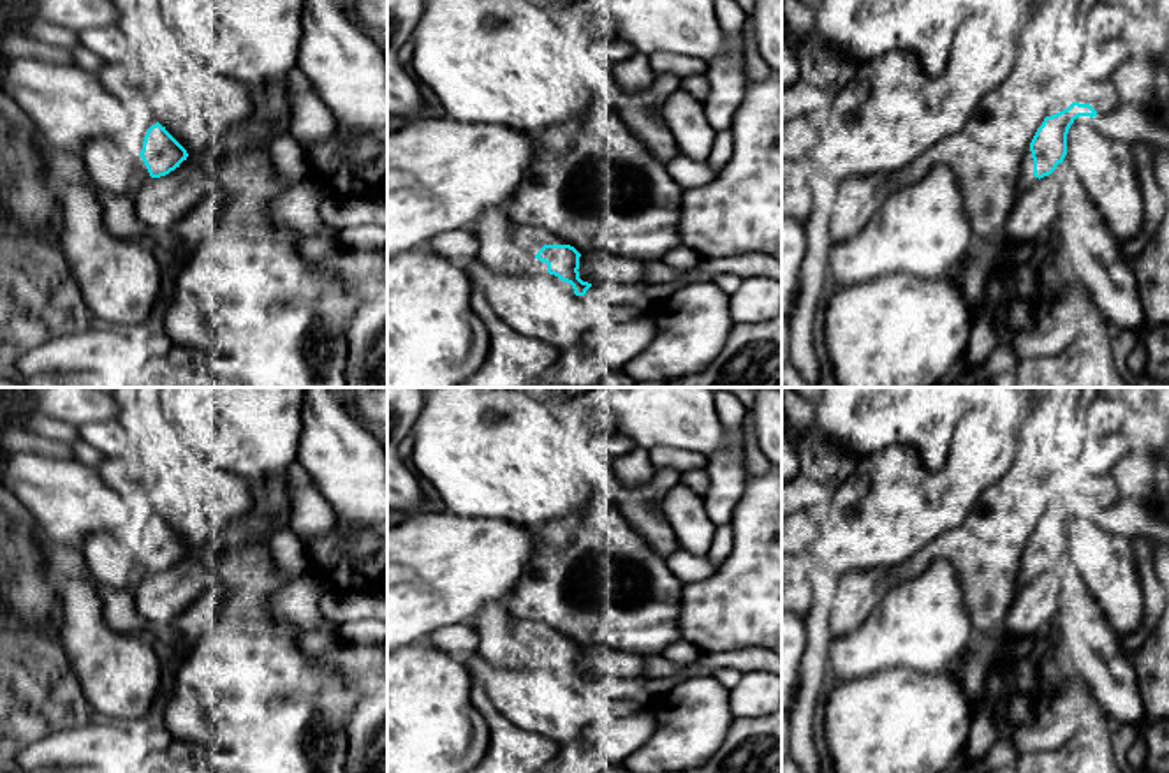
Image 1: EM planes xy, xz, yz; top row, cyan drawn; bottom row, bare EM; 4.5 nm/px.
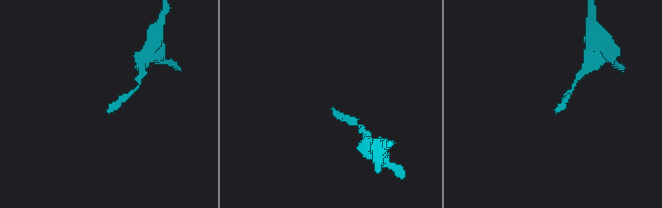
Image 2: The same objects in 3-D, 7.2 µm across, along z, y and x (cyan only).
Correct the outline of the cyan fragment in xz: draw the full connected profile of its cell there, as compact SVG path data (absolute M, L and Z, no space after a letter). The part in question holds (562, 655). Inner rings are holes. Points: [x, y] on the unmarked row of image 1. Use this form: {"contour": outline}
{"contour": "M512 622L514 636L530 646L532 652L548 659L548 667L572 680L576 690L584 690L592 678L579 673L581 648L570 639L549 639L549 629L530 622Z"}

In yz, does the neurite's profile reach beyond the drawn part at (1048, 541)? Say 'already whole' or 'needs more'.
needs more

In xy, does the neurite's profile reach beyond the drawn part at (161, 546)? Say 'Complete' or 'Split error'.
Split error

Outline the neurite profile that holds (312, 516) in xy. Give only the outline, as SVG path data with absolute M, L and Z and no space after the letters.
M294 460L287 470L290 490L289 526L303 539L320 539L336 526L336 514L331 504L319 493L308 472Z

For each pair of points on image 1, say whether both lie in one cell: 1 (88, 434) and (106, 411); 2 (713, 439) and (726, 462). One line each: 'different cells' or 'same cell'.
1: different cells
2: different cells

